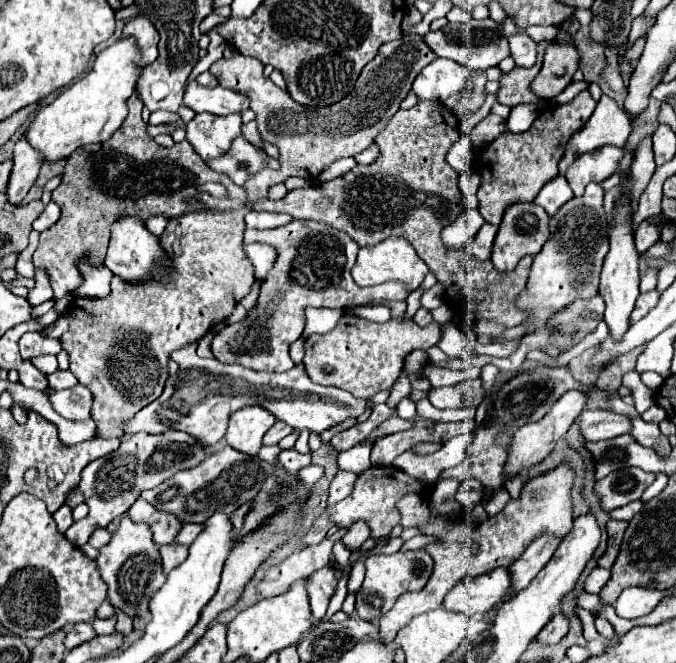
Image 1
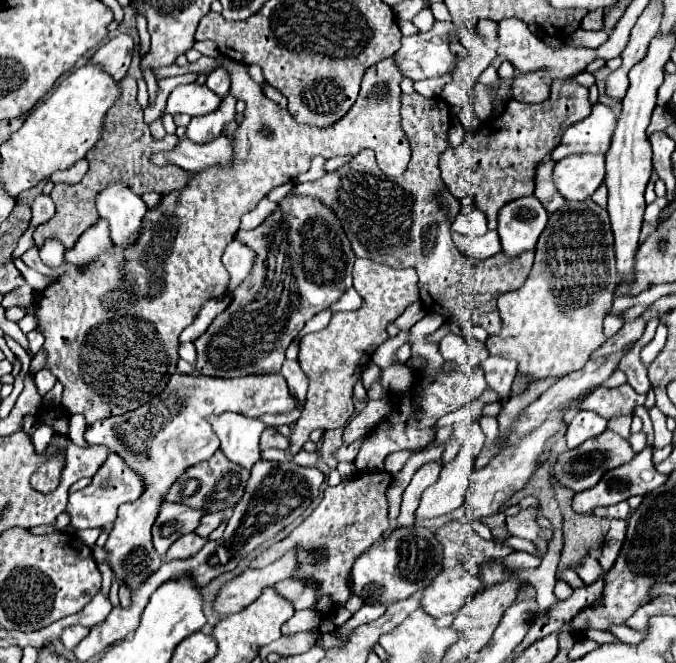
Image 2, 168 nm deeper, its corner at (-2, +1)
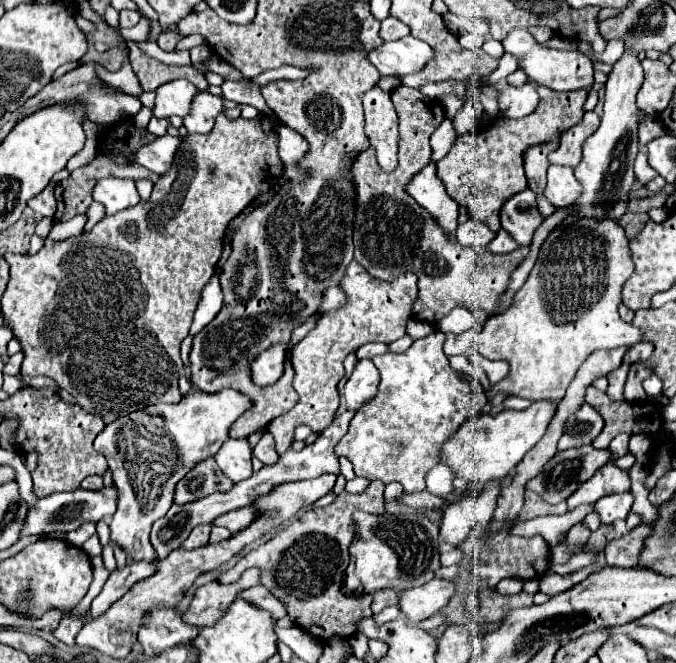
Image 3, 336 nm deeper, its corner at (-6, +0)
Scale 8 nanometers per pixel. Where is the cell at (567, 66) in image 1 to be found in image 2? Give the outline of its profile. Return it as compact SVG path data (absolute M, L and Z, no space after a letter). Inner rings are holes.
M544 70L516 78L512 84L512 98L520 102L546 102L550 98L550 86L544 82Z

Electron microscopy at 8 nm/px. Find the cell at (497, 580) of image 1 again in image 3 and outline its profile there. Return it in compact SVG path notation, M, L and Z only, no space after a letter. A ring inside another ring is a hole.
M432 579L420 587L412 587L398 595L398 609L410 623L420 623L438 613L454 595L454 585L446 579Z

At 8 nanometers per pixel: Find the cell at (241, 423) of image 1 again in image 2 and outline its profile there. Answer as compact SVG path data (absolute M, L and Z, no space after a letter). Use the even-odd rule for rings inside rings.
M222 412L212 418L212 426L220 438L220 450L236 464L250 468L260 460L260 434L268 428L262 420Z

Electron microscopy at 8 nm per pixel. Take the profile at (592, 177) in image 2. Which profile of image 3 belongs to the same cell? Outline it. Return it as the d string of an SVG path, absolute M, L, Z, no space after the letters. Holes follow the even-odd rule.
M548 167L548 183L544 189L546 199L556 207L568 207L572 205L572 201L576 199L576 195L580 195L580 185L576 183L574 171L568 167Z

